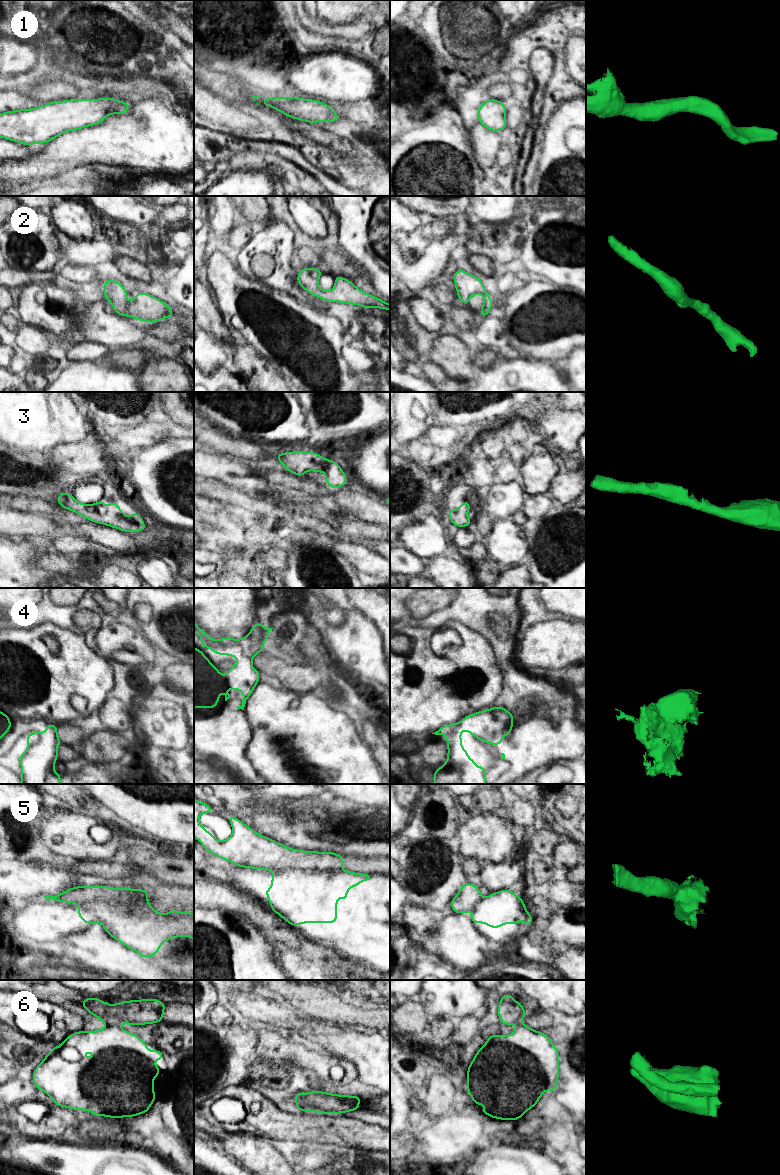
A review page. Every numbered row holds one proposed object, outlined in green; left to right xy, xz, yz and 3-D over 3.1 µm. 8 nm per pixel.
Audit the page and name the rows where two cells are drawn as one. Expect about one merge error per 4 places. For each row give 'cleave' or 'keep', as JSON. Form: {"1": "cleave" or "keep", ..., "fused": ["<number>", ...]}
{"1": "keep", "2": "keep", "3": "keep", "4": "keep", "5": "cleave", "6": "cleave", "fused": ["5", "6"]}

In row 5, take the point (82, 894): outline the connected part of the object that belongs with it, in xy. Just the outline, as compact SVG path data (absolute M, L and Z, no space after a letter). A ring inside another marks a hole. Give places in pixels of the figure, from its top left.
M78 886L72 887L56 896L45 895L44 898L47 901L52 899L75 904L98 901L127 905L132 901L148 901L148 892L143 889L116 889L108 886Z

